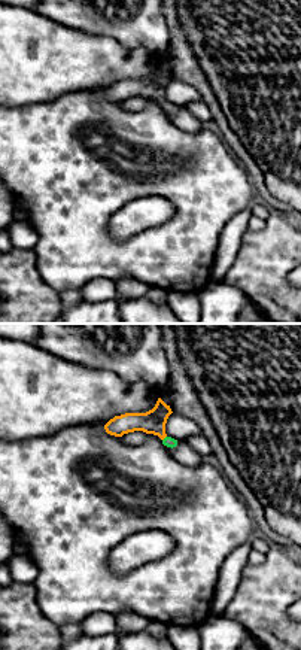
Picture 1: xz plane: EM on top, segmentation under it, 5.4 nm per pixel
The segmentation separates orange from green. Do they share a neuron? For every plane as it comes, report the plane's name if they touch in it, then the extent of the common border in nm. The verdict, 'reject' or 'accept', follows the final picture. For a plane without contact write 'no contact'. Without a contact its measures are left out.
meets orange in xz; contact 40 nm long

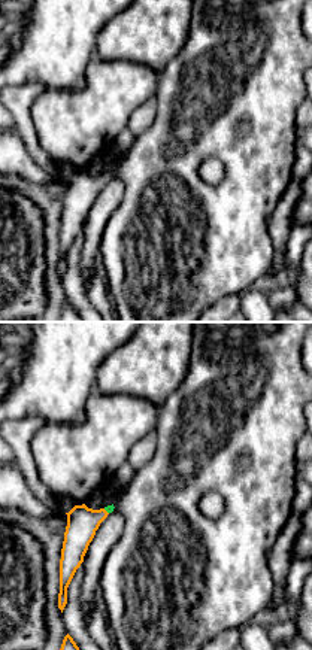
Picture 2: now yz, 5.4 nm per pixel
meets orange in yz; contact 40 nm long

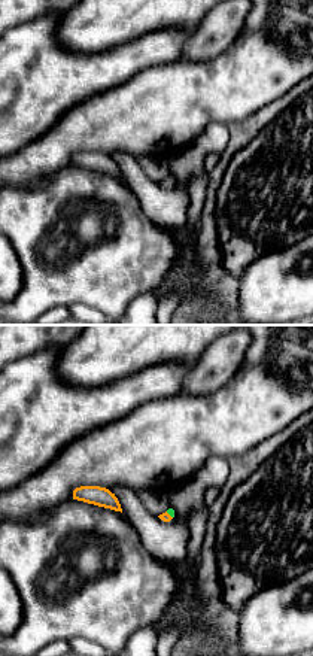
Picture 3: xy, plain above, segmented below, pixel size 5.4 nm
meets orange in xy; contact 50 nm long

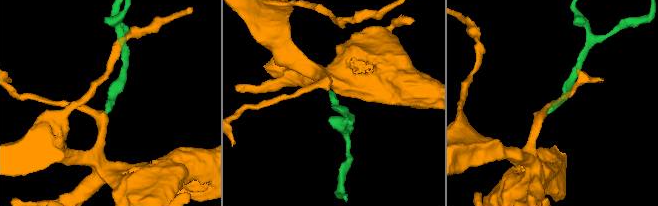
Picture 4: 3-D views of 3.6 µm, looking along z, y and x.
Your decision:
accept

